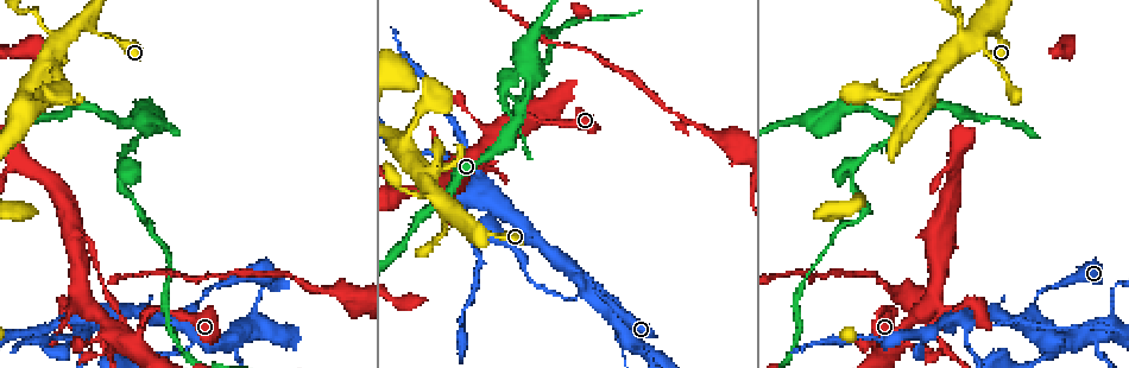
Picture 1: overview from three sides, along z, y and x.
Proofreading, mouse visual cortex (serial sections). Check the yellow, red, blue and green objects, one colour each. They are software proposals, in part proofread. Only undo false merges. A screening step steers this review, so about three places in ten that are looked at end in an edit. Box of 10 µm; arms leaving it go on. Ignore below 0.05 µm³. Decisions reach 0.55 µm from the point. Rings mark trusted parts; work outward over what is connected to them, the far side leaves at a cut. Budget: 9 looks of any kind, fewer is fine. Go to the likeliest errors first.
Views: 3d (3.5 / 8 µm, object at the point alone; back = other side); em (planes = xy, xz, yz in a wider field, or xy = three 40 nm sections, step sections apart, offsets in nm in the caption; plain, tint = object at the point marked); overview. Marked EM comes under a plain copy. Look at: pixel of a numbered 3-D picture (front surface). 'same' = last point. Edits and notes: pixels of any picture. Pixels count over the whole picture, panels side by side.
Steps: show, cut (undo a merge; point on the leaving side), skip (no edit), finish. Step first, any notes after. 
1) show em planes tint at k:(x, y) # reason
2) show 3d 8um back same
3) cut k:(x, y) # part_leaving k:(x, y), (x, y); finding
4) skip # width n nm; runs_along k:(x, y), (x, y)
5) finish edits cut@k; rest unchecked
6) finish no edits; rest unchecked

show 3d 8um at 1:(125, 120) # thin neck

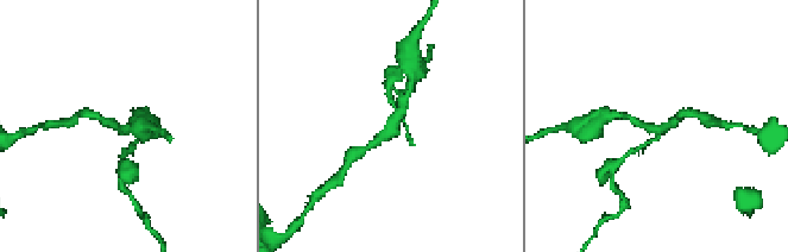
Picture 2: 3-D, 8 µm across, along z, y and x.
show em xy step 2 tint same # shape alone is not enough

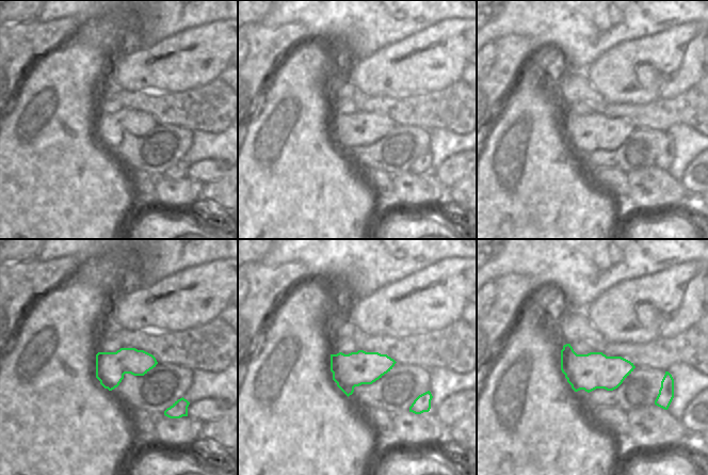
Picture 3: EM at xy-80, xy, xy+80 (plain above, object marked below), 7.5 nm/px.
cut 2:(132, 145) # a second cell is stuck on

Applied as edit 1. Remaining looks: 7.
show 3d 3.5um back at 1:(89, 335)

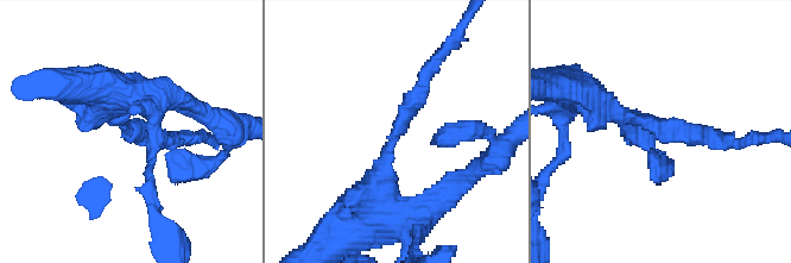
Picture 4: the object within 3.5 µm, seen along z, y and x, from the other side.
show em xy step 5 tint at 4:(132, 129) # arm_widths 200, 250 nm

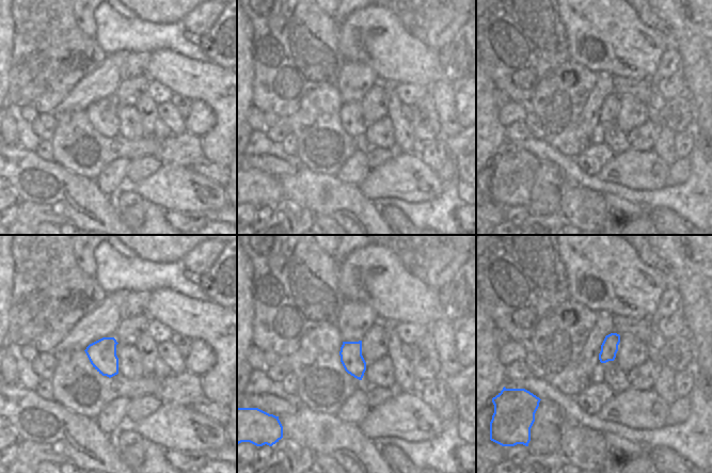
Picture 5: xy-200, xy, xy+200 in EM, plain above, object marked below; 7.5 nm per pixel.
skip # runs_along 4:(371, 195), (407, 106), (432, 67); continuous, no second cell

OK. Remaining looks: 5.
show 3d 3.5um at 1:(151, 307) # sharp bend

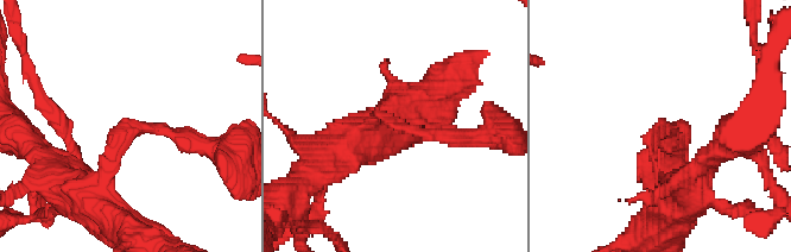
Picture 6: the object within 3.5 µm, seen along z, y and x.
show em planes tint at 6:(401, 125) # need the tissue

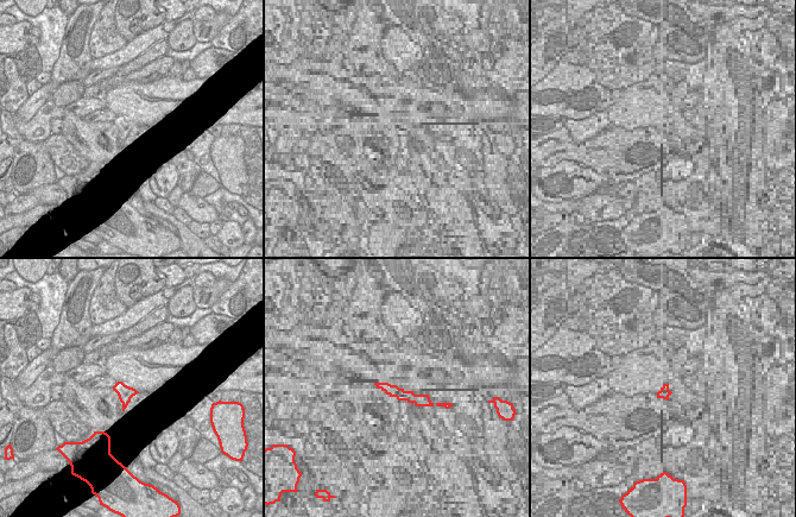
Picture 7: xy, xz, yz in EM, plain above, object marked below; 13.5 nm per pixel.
skip # runs_along 6:(207, 145), (133, 126), (86, 189); continuous, no second cell

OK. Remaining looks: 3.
show 3d 3.5um at 1:(941, 242) # side arm on a straight run

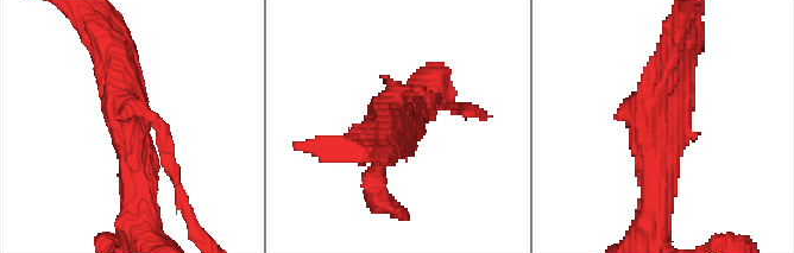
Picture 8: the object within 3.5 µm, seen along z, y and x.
show em xy step 3 tint at 8:(135, 124) # arms 3; arm_widths 200, 450, 450 nm; now the EM

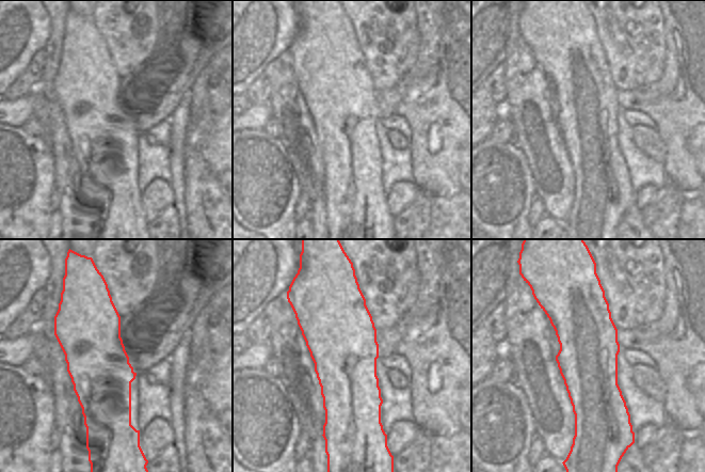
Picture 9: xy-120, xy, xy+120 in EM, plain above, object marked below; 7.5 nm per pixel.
cut 8:(164, 150) # part_leaving 8:(126, 107), (162, 126), (181, 191); two cells meet here

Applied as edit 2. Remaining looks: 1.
finish edits cut@2, cut@8; rest unchecked

